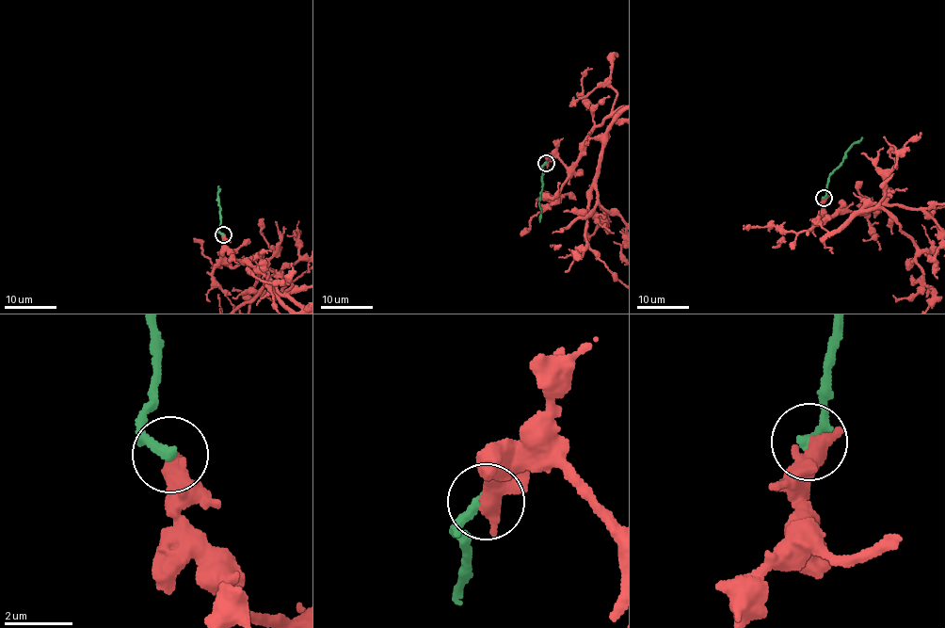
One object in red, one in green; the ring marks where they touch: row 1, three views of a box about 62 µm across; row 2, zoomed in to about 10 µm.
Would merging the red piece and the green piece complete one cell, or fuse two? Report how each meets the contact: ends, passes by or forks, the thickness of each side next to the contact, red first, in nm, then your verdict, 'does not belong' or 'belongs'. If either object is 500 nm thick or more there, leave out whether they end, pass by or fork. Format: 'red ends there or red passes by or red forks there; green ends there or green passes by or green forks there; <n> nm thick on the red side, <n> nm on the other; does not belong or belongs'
550 nm thick on the red side, 340 nm on the other; does not belong

